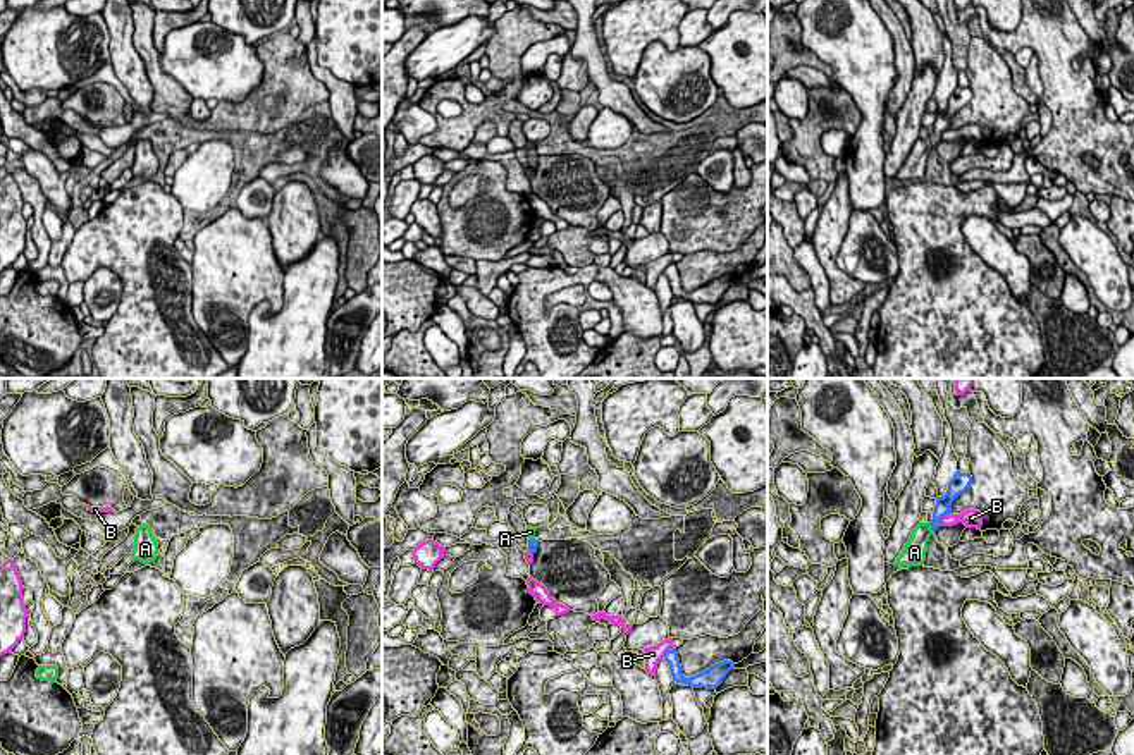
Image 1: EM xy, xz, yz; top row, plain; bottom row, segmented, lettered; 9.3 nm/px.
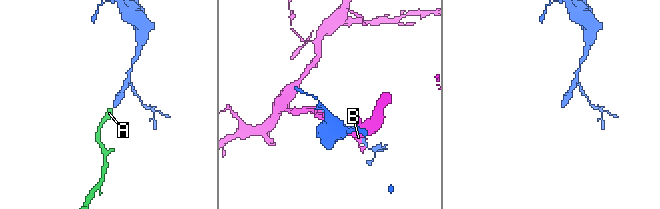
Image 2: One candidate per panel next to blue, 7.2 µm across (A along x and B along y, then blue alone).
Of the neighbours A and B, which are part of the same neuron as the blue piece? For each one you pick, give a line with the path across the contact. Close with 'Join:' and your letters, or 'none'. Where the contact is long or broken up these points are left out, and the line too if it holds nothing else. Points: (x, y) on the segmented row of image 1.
A: way yz (942, 508), (931, 528), (916, 547)
Join: A

